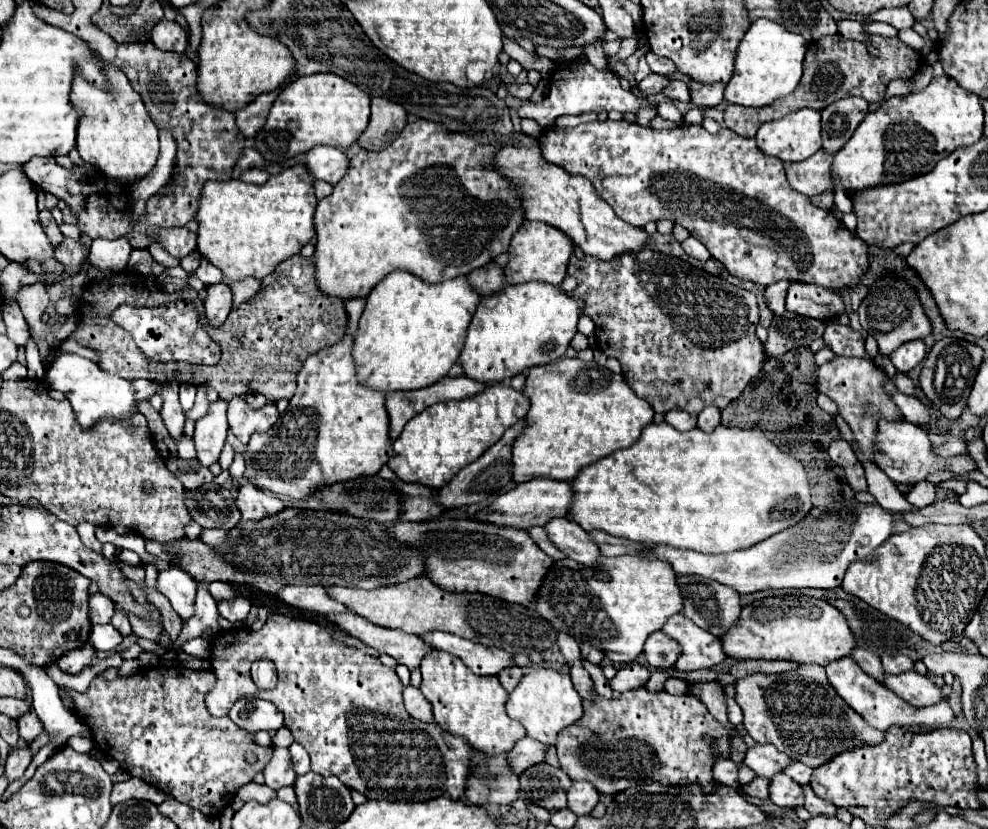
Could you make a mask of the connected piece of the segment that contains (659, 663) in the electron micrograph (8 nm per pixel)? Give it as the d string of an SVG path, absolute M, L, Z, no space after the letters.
M663 631L653 633L647 641L645 641L645 649L643 649L647 663L655 669L669 669L677 663L679 655L681 655L681 647L679 643L675 643L671 637L667 637Z

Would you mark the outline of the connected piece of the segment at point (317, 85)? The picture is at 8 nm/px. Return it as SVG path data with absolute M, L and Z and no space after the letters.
M317 73L291 81L271 107L265 127L255 135L255 149L269 163L281 163L281 157L307 153L317 145L349 147L369 123L369 95L357 85L347 83L333 73Z

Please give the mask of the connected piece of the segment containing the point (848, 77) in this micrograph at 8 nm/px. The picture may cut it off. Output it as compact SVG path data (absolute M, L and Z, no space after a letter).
M835 35L835 37L823 37L811 43L803 63L803 77L795 93L789 93L787 97L781 97L779 101L773 101L763 109L743 109L741 105L727 105L725 125L741 137L755 137L757 129L763 123L789 115L791 111L797 111L803 107L823 111L833 101L839 101L843 97L853 97L853 95L863 97L867 103L883 101L889 81L911 79L919 71L921 55L897 37L889 39L881 35L869 35L869 41L871 41L871 47L867 47L865 43L849 41L841 35Z

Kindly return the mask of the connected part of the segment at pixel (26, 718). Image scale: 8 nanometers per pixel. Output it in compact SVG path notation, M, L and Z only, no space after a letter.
M33 711L25 713L23 717L19 717L19 719L17 719L17 725L19 725L19 735L21 735L27 743L31 743L31 741L43 731L43 723L39 721L39 717L37 717Z

